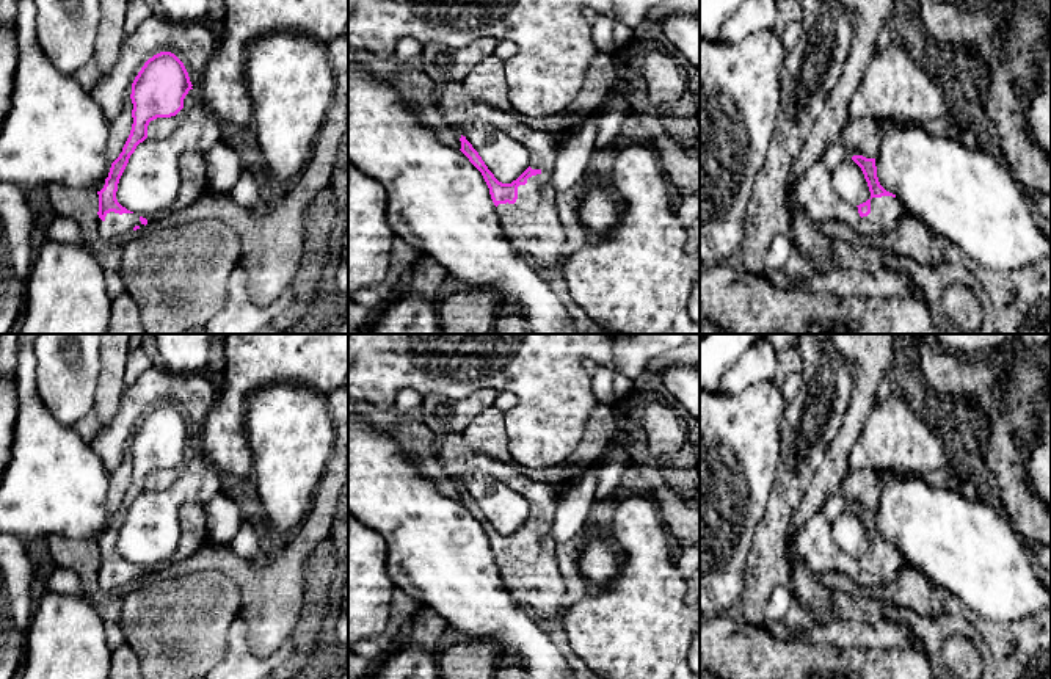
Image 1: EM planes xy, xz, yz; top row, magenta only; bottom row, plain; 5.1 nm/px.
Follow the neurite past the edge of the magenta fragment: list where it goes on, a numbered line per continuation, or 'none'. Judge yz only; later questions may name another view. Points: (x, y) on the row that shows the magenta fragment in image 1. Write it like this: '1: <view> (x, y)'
1: yz (814, 195)

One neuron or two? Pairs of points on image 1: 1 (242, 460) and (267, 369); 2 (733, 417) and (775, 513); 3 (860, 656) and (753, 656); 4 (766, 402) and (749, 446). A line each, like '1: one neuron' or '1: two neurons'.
1: one neuron
2: two neurons
3: one neuron
4: one neuron

